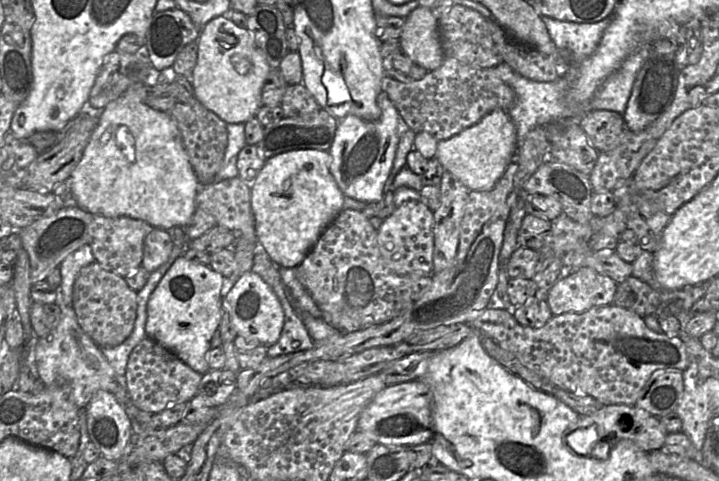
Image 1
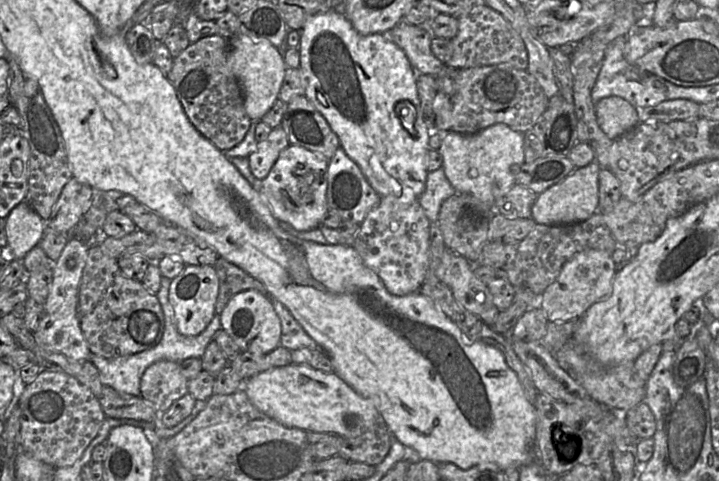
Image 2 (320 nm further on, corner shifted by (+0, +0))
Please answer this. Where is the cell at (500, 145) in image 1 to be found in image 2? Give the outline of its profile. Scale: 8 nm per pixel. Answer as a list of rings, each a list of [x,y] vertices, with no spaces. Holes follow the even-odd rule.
[[[504,123],[493,124],[475,134],[461,134],[449,131],[442,138],[438,149],[443,158],[445,176],[458,194],[469,194],[491,207],[494,213],[494,200],[505,194],[515,183],[515,168],[524,162],[524,134],[511,129]]]

